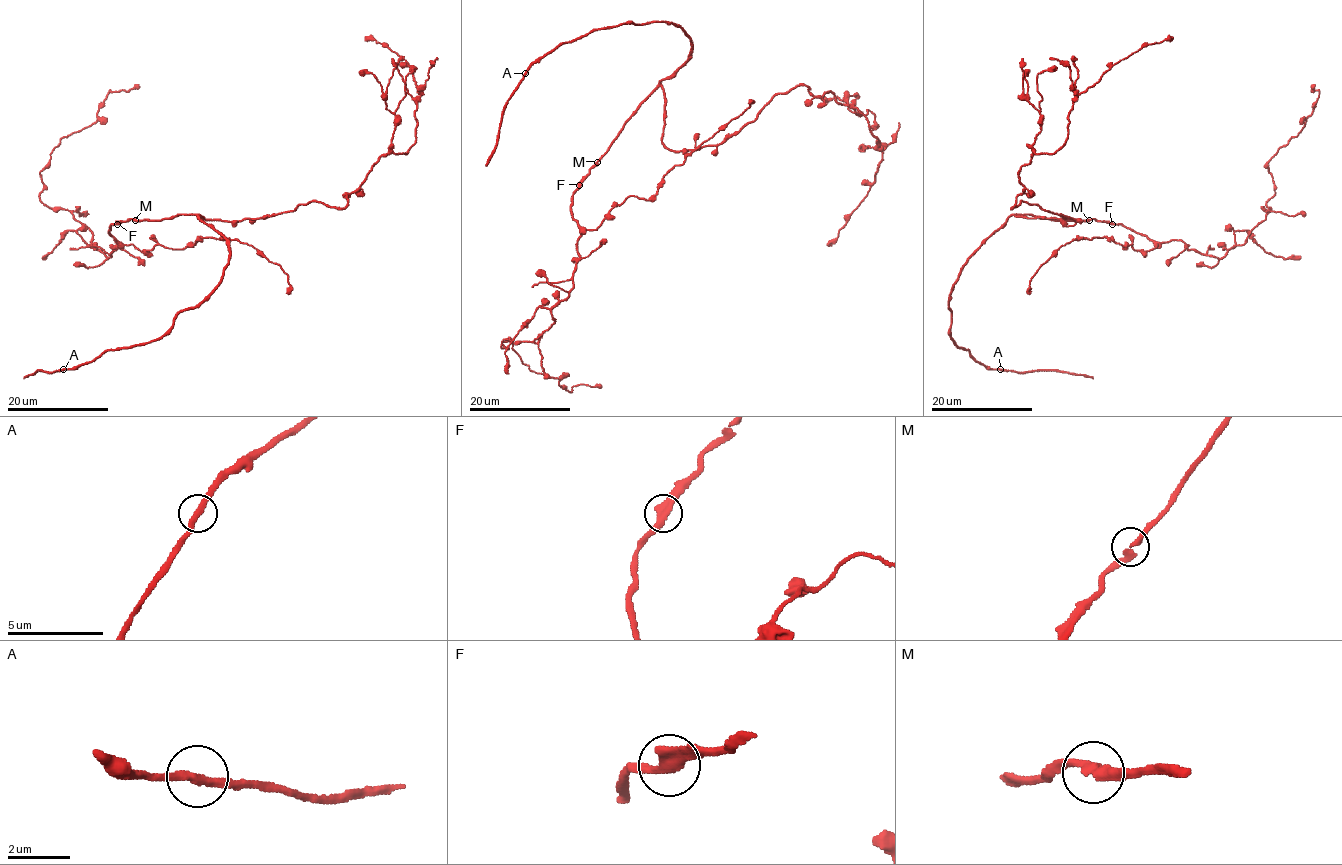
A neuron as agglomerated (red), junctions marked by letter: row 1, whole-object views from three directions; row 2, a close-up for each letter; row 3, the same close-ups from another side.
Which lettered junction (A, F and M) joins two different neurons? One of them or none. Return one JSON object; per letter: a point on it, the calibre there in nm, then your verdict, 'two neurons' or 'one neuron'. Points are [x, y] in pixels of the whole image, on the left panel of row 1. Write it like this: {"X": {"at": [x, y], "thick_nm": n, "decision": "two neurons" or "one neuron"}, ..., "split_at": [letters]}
{"A": {"at": [63, 369], "thick_nm": 300, "decision": "one neuron"}, "F": {"at": [117, 224], "thick_nm": 320, "decision": "one neuron"}, "M": {"at": [135, 220], "thick_nm": 320, "decision": "one neuron"}, "split_at": []}

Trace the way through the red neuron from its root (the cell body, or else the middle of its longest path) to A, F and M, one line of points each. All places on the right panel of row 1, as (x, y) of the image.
A: (1024, 215), (1012, 215), (983, 243), (962, 268), (949, 301), (952, 340), (983, 365), (1000, 369)
F: (1024, 215), (1054, 220), (1094, 219), (1112, 224)
M: (1024, 215), (1054, 220), (1089, 220)

